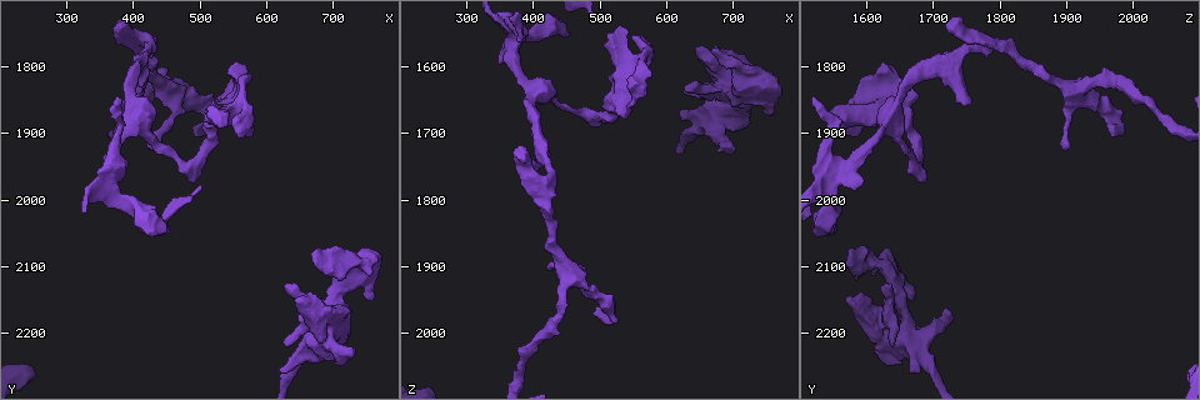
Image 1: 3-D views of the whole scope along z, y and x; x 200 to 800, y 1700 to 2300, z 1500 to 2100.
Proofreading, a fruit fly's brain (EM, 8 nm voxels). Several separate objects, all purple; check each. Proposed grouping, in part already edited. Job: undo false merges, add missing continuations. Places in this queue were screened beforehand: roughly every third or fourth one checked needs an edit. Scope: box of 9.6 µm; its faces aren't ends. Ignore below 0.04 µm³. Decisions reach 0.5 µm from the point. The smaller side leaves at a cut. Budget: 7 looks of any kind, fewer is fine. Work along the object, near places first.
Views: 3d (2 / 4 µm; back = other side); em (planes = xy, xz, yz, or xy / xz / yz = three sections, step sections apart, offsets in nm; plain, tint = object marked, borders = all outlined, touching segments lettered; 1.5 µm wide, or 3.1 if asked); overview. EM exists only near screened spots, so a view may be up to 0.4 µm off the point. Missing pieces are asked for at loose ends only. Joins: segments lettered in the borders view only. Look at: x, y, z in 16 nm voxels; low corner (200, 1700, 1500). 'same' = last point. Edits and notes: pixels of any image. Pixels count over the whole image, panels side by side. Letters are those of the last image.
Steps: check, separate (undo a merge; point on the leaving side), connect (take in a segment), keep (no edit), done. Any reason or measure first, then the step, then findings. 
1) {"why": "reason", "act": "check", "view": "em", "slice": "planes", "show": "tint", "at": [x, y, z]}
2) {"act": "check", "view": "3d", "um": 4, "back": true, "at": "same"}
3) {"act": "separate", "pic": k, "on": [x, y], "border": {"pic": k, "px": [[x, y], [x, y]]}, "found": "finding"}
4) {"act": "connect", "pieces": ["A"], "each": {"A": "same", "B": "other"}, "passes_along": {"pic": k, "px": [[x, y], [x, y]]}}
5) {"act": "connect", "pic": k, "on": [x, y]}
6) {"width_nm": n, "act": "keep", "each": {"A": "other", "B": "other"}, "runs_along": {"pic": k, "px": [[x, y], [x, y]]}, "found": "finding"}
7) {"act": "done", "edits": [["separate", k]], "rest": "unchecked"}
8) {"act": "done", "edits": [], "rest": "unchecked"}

{"why": "an open end", "act": "check", "view": "3d", "um": 2, "at": [760, 2150, 1675]}

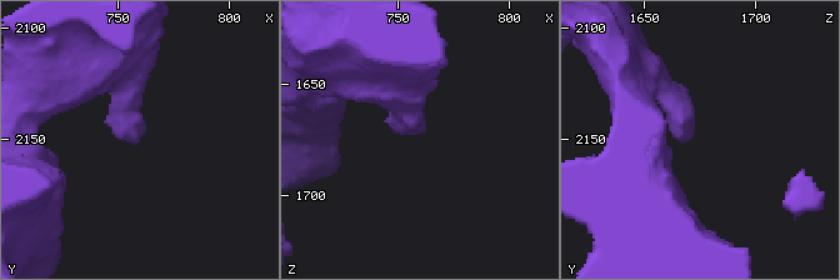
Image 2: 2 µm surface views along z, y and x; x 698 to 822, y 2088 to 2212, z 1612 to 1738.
{"act": "check", "view": "em", "slice": "xy", "step": 8, "show": "tint", "at": [757, 2148, 1673]}

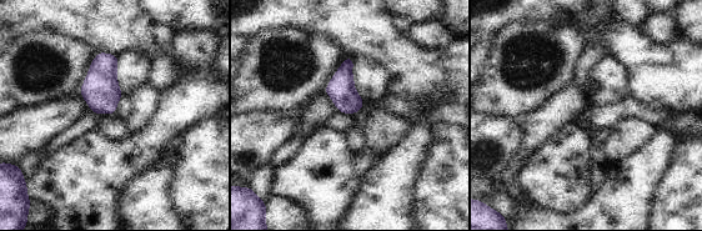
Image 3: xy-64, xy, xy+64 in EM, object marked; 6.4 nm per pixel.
{"act": "check", "view": "em", "slice": "xz", "step": 8, "show": "borders", "at": "same"}

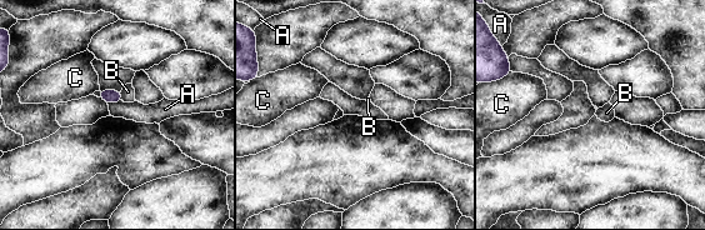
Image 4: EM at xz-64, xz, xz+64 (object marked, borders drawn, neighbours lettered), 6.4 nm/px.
{"act": "keep", "each": {"A": "other", "B": "other", "C": "other"}, "border": {"pic": 4, "px": [[121, 100], [108, 104]]}, "found": "none of them fits"}

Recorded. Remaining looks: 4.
{"why": "free end", "act": "check", "view": "3d", "um": 4, "at": [680, 2070, 1575]}

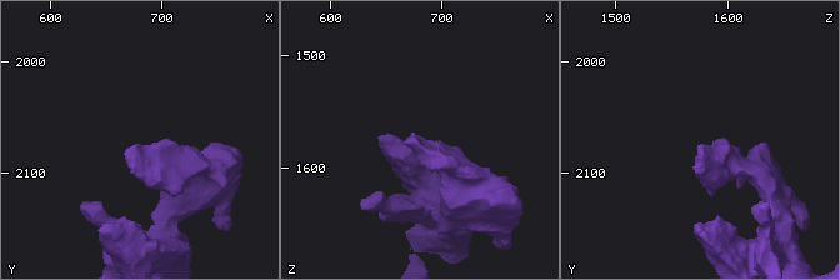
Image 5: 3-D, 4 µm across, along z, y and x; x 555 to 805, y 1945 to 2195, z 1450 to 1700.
{"why": "now the EM", "act": "check", "view": "em", "slice": "xy", "step": 8, "show": "borders", "at": [678, 2074, 1578]}

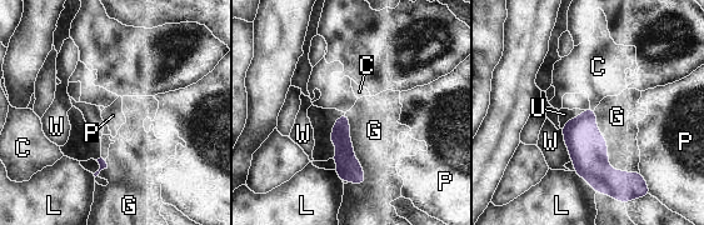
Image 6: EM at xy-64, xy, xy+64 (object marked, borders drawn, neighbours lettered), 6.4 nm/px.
{"why": "another direction", "act": "check", "view": "em", "slice": "planes", "show": "borders", "at": "same"}

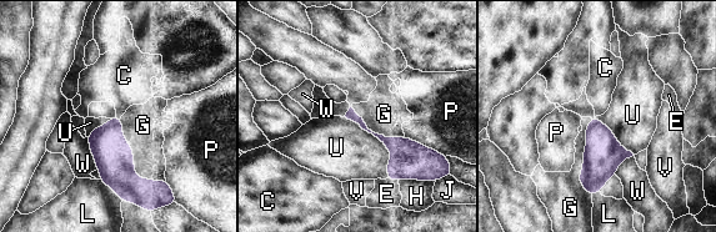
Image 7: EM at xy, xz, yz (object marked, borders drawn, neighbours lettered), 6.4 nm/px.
{"act": "keep", "each": {"C": "other", "E": "other", "G": "other", "H": "other", "J": "other", "L": "other", "P": "other", "U": "other", "V": "other", "W": "other"}, "runs_along": {"pic": 7, "px": [[349, 115], [407, 155], [421, 159]]}, "found": "no lettered segment goes on from it"}

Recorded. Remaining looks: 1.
{"act": "done", "edits": [], "rest": "unchecked"}

